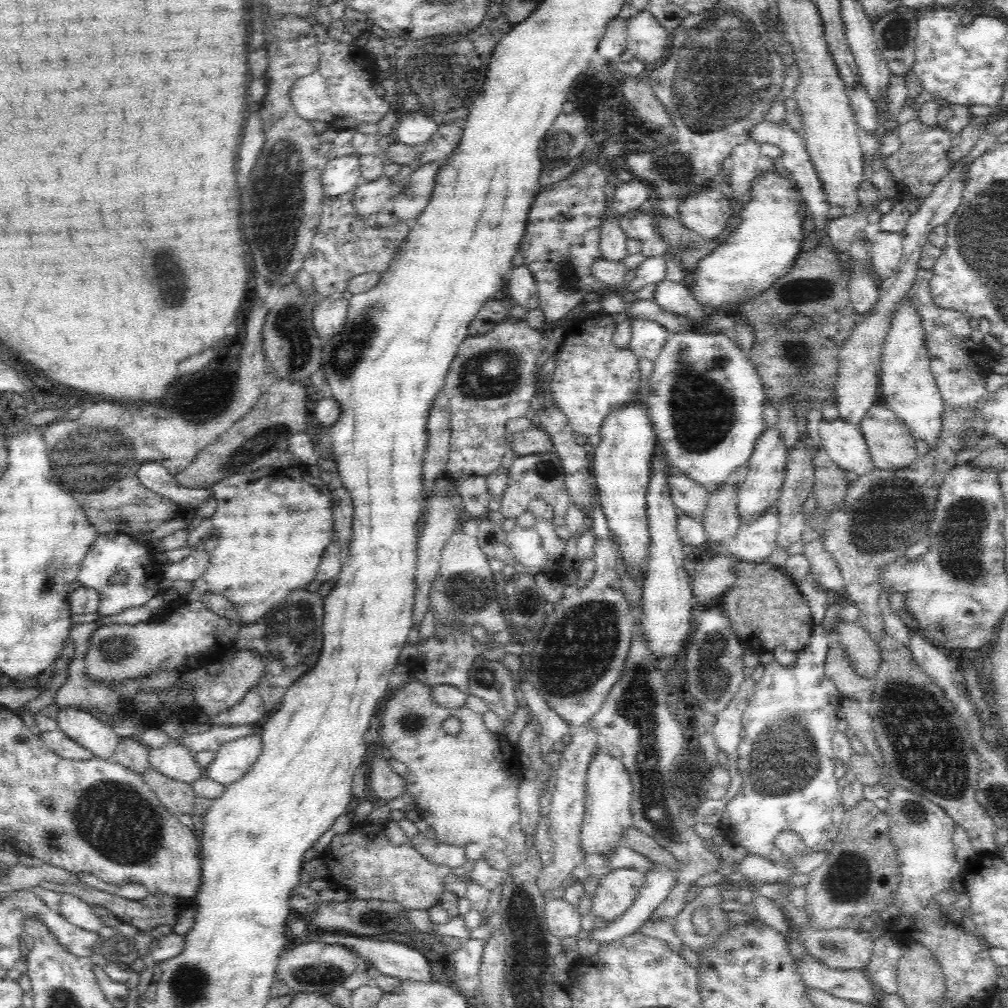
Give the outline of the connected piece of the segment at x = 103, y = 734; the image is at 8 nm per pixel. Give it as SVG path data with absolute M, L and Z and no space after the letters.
M60 709L58 729L74 743L86 748L95 758L109 760L116 751L120 738L111 724L82 709Z

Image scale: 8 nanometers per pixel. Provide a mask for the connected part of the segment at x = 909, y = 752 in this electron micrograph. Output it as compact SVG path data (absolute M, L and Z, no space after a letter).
M888 634L877 645L882 660L873 679L869 714L876 743L884 755L886 770L898 787L938 804L956 825L964 828L978 856L999 855L998 827L976 798L980 755L973 740L970 740L966 719L918 667L909 647L904 647Z

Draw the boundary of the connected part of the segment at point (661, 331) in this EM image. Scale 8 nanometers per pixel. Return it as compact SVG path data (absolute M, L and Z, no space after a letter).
M632 318L632 339L629 343L629 350L634 351L640 369L641 384L646 386L649 383L653 371L654 362L667 342L669 333L664 325L654 320L644 318Z

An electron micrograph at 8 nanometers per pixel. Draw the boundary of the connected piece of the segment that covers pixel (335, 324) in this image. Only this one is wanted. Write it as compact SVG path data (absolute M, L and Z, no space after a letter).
M342 296L322 297L313 306L311 320L314 331L322 342L326 342L344 330L348 310L348 301Z

